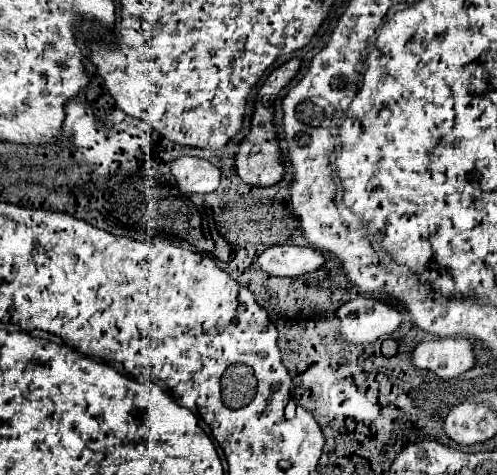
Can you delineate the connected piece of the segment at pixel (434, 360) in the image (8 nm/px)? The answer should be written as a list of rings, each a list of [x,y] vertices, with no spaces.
[[[459,337],[425,341],[413,349],[411,357],[417,369],[429,369],[441,379],[459,377],[475,365],[473,343]]]

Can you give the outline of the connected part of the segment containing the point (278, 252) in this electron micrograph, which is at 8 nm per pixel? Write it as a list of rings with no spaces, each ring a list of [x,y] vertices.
[[[275,245],[259,255],[259,265],[269,275],[299,277],[317,271],[325,265],[325,255],[313,247]]]

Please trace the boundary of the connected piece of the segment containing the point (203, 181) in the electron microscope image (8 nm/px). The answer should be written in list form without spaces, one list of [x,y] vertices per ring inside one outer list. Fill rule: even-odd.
[[[183,157],[171,163],[181,193],[213,193],[219,187],[221,171],[199,157]]]

